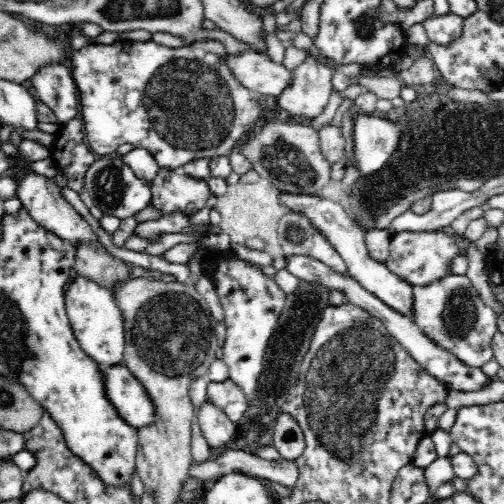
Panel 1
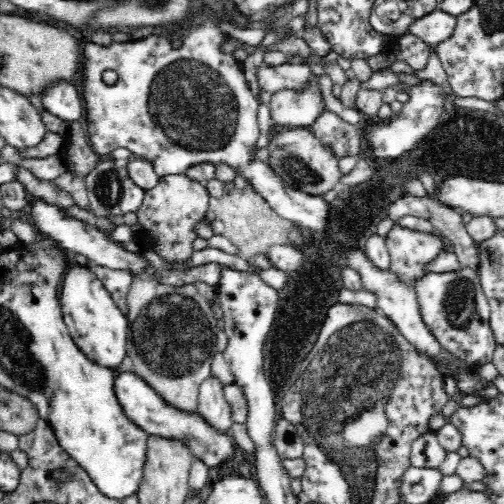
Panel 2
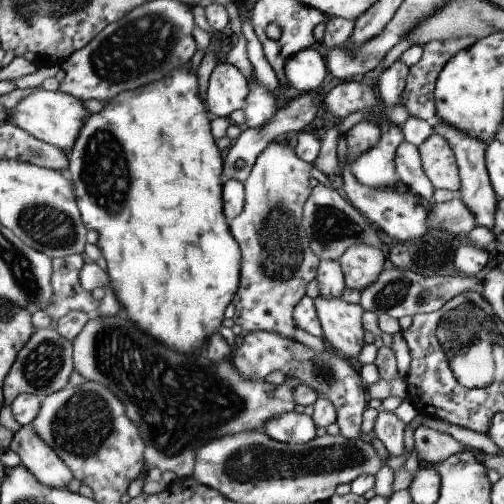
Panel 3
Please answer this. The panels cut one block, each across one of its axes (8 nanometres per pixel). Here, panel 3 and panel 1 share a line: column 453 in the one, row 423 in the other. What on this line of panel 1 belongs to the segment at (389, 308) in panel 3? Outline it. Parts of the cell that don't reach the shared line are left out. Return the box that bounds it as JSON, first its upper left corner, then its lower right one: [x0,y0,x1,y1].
[274,414,306,462]

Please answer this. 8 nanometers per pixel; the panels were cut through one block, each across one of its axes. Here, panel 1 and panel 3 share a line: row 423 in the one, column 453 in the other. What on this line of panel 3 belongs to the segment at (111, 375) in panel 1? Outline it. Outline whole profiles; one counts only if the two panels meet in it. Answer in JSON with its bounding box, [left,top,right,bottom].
[431,116,495,228]

